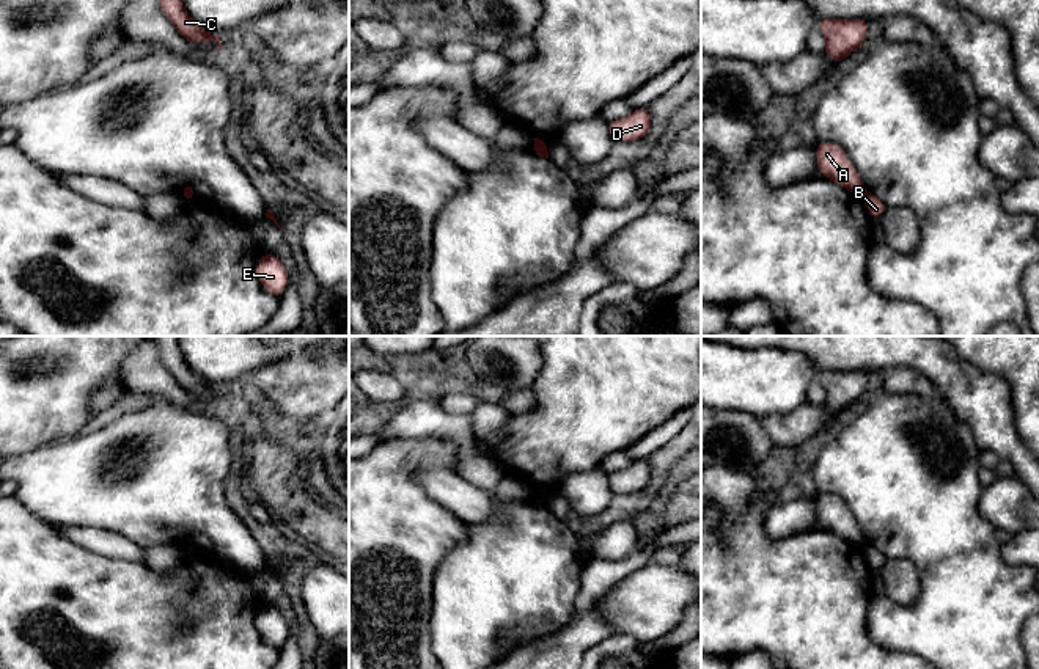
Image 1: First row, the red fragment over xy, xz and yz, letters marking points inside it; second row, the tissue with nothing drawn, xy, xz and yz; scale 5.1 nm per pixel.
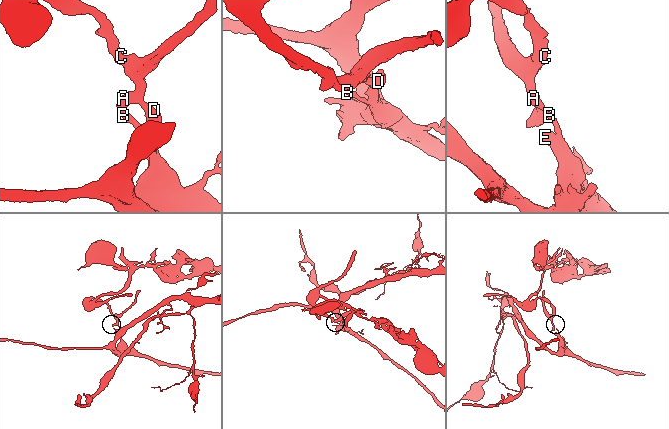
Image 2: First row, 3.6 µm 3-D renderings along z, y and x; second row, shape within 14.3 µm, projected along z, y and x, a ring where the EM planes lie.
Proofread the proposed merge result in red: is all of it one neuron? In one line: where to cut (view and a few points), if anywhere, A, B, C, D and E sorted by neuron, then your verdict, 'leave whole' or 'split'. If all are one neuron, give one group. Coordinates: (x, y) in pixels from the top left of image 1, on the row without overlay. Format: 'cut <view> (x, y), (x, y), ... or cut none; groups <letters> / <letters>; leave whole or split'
cut xy (192, 544), (183, 545); groups A C D / B E; split

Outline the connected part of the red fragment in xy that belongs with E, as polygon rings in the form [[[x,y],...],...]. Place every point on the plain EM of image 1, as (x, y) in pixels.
[[[266,605],[258,611],[256,628],[263,639],[278,650],[289,636],[286,619],[274,605]]]

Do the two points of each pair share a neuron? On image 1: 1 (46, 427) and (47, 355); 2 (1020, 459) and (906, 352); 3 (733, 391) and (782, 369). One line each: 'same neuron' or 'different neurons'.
1: same neuron
2: same neuron
3: same neuron

